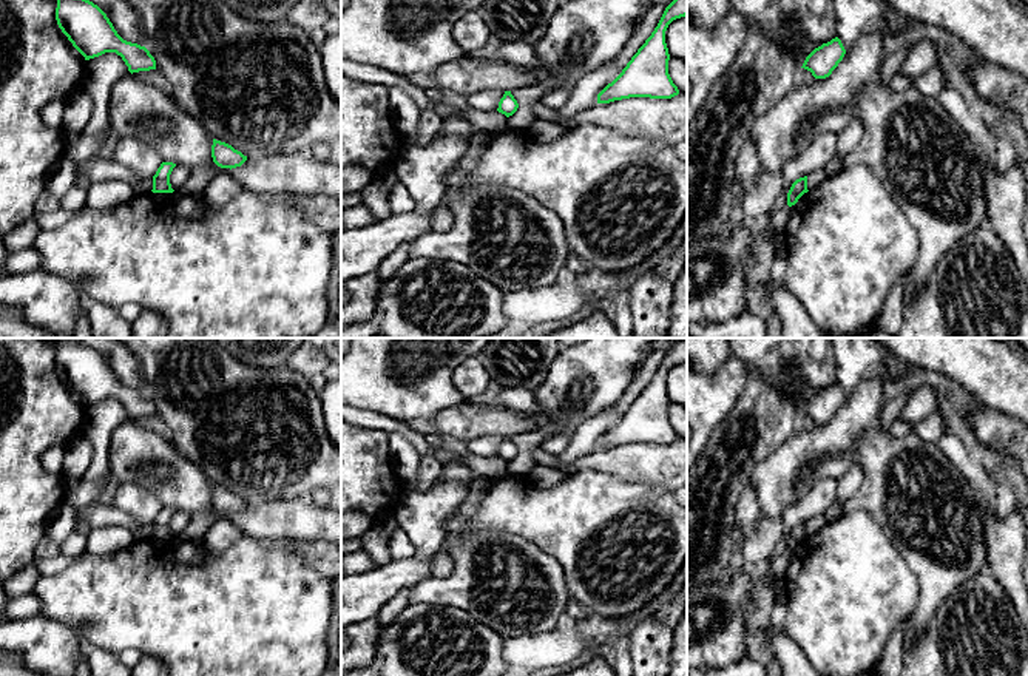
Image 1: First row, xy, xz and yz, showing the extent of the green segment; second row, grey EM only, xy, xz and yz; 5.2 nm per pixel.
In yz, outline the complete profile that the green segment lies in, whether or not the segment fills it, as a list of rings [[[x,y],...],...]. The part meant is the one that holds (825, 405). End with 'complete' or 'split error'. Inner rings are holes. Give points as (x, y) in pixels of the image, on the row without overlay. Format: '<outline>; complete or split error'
[[[838,383],[815,394],[804,406],[804,415],[810,417],[815,424],[826,424],[843,406],[846,395]]]; complete

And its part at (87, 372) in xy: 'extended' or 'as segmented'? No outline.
as segmented

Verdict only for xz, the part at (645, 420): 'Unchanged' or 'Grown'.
Unchanged

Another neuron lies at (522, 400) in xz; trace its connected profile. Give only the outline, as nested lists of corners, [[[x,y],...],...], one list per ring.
[[[503,387],[497,394],[495,403],[502,407],[528,414],[537,414],[543,411],[537,403],[534,392],[525,389]]]

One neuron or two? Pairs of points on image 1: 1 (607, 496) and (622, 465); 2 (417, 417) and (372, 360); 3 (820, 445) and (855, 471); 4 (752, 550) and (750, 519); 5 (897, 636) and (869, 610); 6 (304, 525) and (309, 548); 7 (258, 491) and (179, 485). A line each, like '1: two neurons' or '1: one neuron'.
1: two neurons
2: one neuron
3: two neurons
4: two neurons
5: two neurons
6: two neurons
7: two neurons

